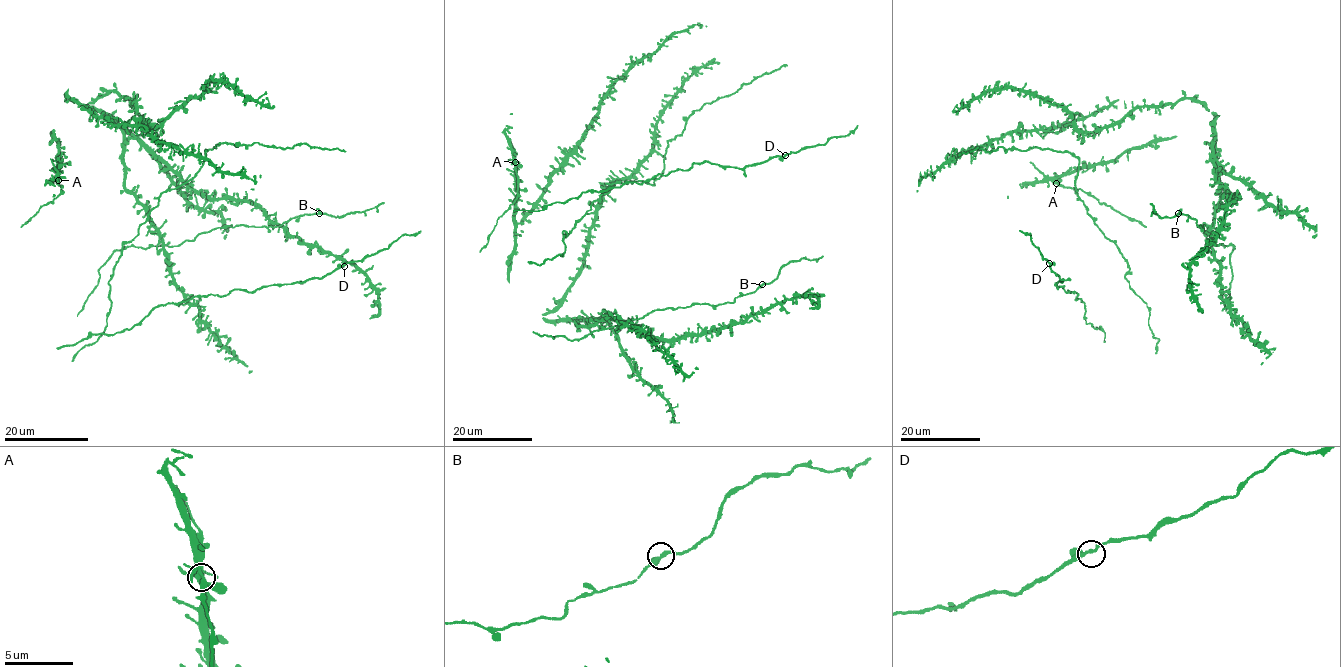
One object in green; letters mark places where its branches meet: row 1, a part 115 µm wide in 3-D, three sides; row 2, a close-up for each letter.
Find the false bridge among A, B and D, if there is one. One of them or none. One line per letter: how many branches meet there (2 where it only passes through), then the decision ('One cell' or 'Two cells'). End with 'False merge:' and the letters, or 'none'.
A: Branches: 3. One cell
B: Branches: 3. One cell
D: Branches: 3. One cell
False merge: none

